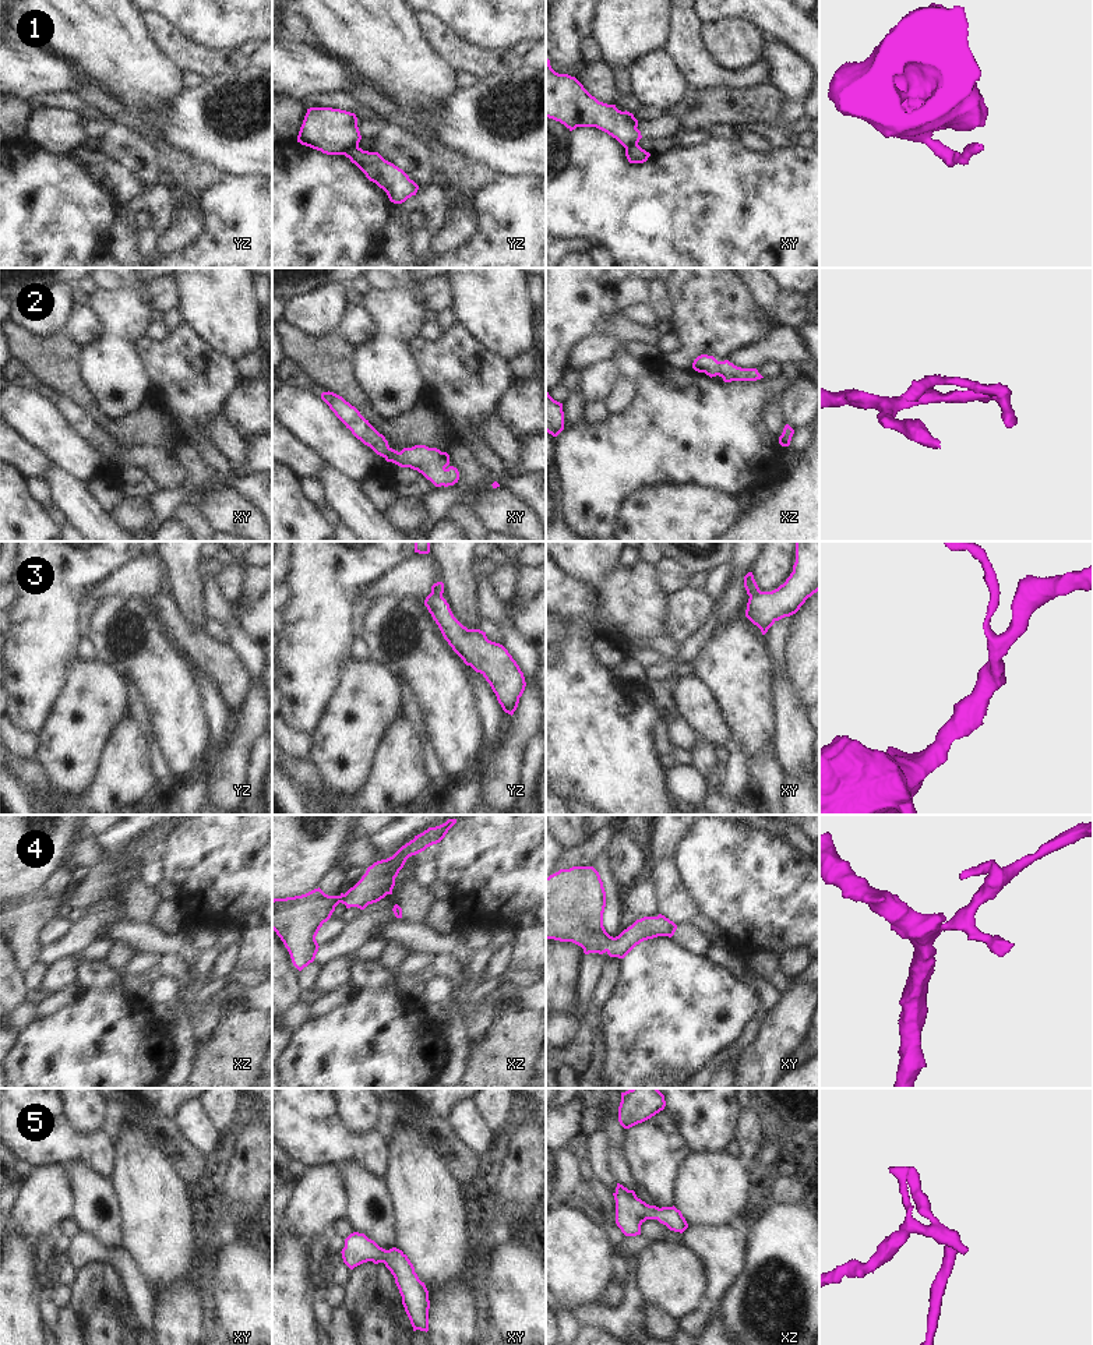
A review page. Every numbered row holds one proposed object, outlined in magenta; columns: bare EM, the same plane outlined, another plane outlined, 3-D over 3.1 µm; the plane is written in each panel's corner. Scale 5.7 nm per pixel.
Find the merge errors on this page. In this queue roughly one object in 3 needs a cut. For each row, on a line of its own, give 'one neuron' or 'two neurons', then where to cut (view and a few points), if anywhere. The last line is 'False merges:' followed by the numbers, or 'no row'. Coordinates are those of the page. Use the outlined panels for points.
1: two neurons | yz (358, 144), (344, 154)
2: one neuron | no cut
3: two neurons | yz (432, 590), (437, 590), (441, 595)
4: one neuron | no cut
5: one neuron | no cut
False merges: 1, 3

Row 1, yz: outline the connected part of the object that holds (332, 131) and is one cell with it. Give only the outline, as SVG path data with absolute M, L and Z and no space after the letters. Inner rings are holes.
M310 107L297 142L327 155L345 155L362 140L355 113L332 107Z

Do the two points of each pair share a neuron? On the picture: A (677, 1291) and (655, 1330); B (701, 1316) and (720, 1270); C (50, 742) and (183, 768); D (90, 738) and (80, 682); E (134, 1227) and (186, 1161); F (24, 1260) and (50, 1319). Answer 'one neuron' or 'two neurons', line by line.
A: two neurons
B: two neurons
C: two neurons
D: one neuron
E: two neurons
F: two neurons

